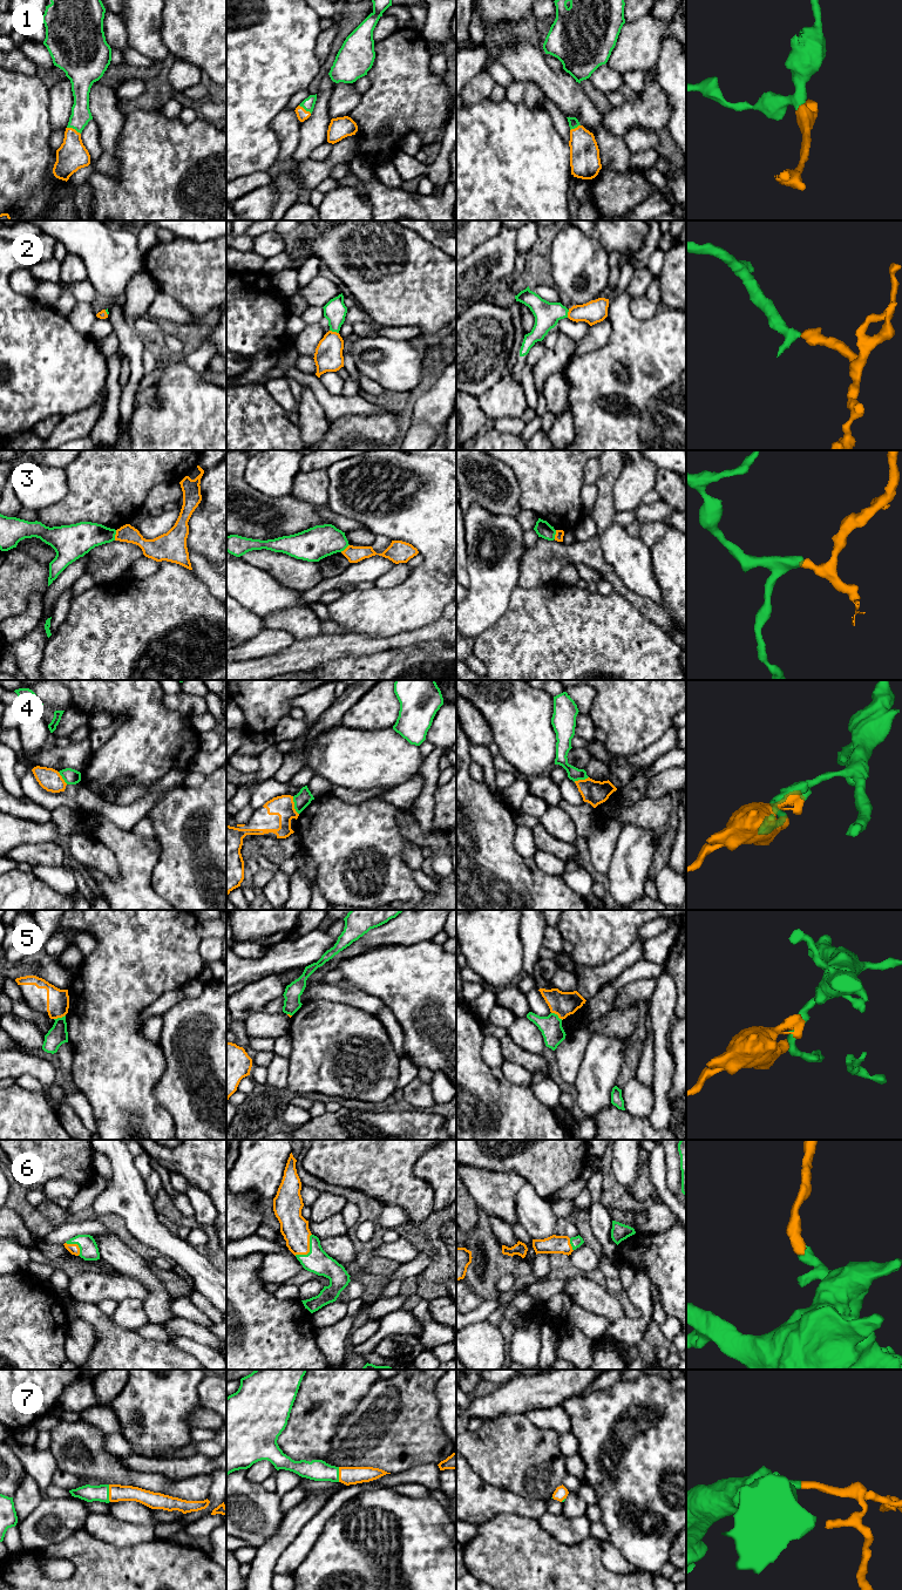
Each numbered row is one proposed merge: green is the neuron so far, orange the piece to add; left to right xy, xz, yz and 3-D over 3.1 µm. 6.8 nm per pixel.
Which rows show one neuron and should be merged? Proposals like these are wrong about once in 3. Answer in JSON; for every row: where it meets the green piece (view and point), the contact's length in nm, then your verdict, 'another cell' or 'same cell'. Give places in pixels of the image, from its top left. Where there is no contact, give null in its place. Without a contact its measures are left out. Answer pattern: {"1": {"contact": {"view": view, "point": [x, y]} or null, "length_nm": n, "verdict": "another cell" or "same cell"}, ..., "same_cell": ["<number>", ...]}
{"1": {"contact": {"view": "xy", "point": [74, 128]}, "length_nm": 110, "verdict": "same cell"}, "2": {"contact": {"view": "xz", "point": [334, 331]}, "length_nm": 70, "verdict": "same cell"}, "3": {"contact": {"view": "xy", "point": [115, 534]}, "length_nm": 70, "verdict": "another cell"}, "4": {"contact": {"view": "xz", "point": [294, 806]}, "length_nm": 130, "verdict": "another cell"}, "5": {"contact": {"view": "yz", "point": [557, 1016]}, "length_nm": 90, "verdict": "another cell"}, "6": {"contact": {"view": "xz", "point": [310, 1250]}, "length_nm": 190, "verdict": "same cell"}, "7": {"contact": {"view": "xy", "point": [108, 1493]}, "length_nm": 120, "verdict": "same cell"}, "same_cell": ["1", "2", "6", "7"]}

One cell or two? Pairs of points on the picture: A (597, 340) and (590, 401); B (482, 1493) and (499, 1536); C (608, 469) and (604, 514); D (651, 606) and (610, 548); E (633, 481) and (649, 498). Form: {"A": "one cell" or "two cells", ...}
{"A": "two cells", "B": "two cells", "C": "one cell", "D": "two cells", "E": "two cells"}

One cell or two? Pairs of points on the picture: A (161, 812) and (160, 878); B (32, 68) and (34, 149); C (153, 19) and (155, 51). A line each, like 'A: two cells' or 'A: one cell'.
A: one cell
B: two cells
C: one cell

